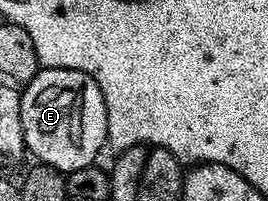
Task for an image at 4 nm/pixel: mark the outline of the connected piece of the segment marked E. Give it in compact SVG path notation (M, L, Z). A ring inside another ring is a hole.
M41 68L30 84L24 85L21 92L21 121L23 122L23 138L28 155L35 157L40 163L57 168L62 174L75 170L83 170L94 163L93 160L106 147L107 106L95 78L83 74L79 70L66 68Z

